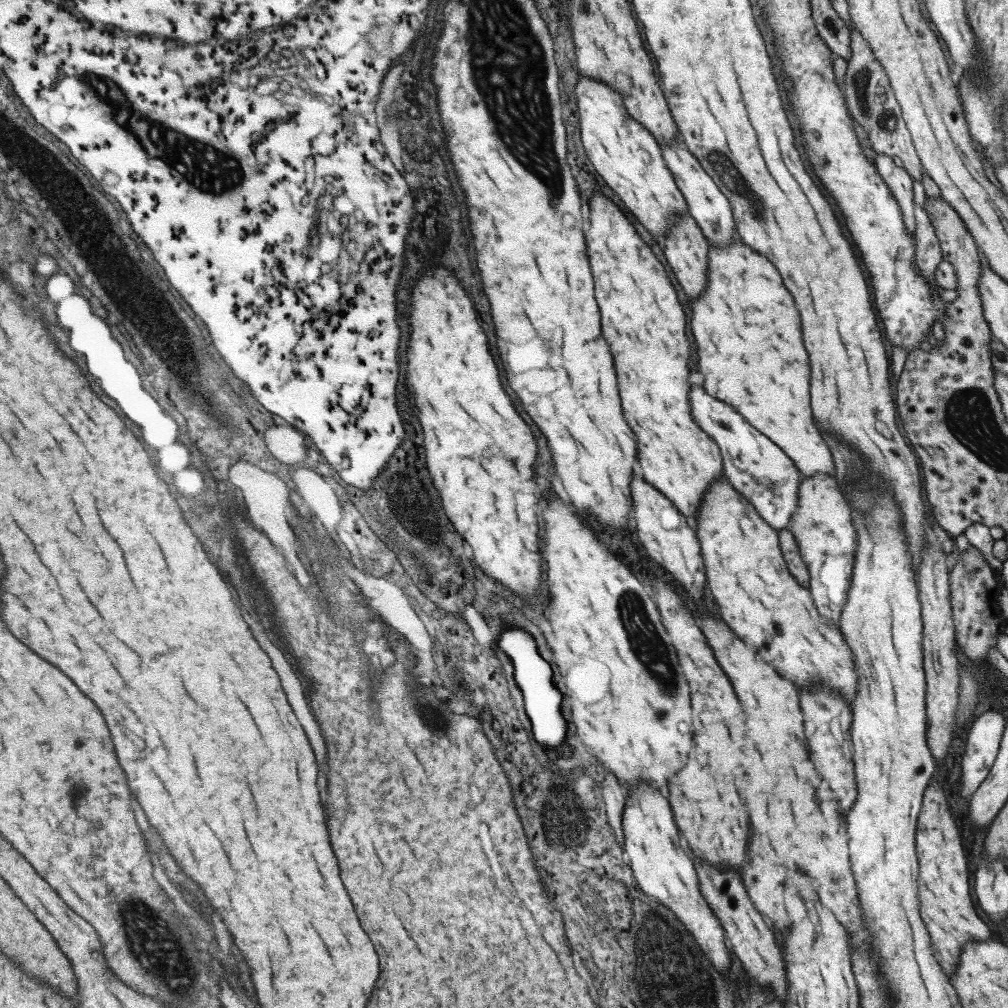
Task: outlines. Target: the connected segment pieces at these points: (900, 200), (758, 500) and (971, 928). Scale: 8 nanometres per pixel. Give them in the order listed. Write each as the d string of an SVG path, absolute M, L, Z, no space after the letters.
M875 154L874 163L889 192L895 197L897 204L900 206L906 231L910 235L913 234L915 221L912 205L912 181L909 179L909 175L903 167L895 166L891 156L887 154Z
M691 385L688 392L689 414L698 424L700 429L713 439L713 442L719 447L719 454L722 460L722 472L731 486L743 498L753 506L757 514L766 522L767 526L774 528L776 532L779 529L788 527L789 517L795 510L797 502L797 489L801 478L800 472L795 468L793 461L787 458L787 455L764 434L754 429L732 406L718 401L709 396L703 388Z
M928 782L923 792L914 834L918 865L918 913L929 935L933 956L947 976L954 973L961 947L964 947L966 942L983 942L990 938L989 928L975 913L969 897L967 862L964 862L961 837L957 831L941 783Z

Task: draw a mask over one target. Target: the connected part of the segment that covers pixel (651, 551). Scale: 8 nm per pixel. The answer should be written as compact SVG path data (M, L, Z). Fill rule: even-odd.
M634 474L630 478L630 495L633 522L635 522L639 542L650 558L663 566L678 584L683 586L689 598L695 602L701 602L706 578L699 543L690 522L682 516L673 503L669 502L666 496Z

